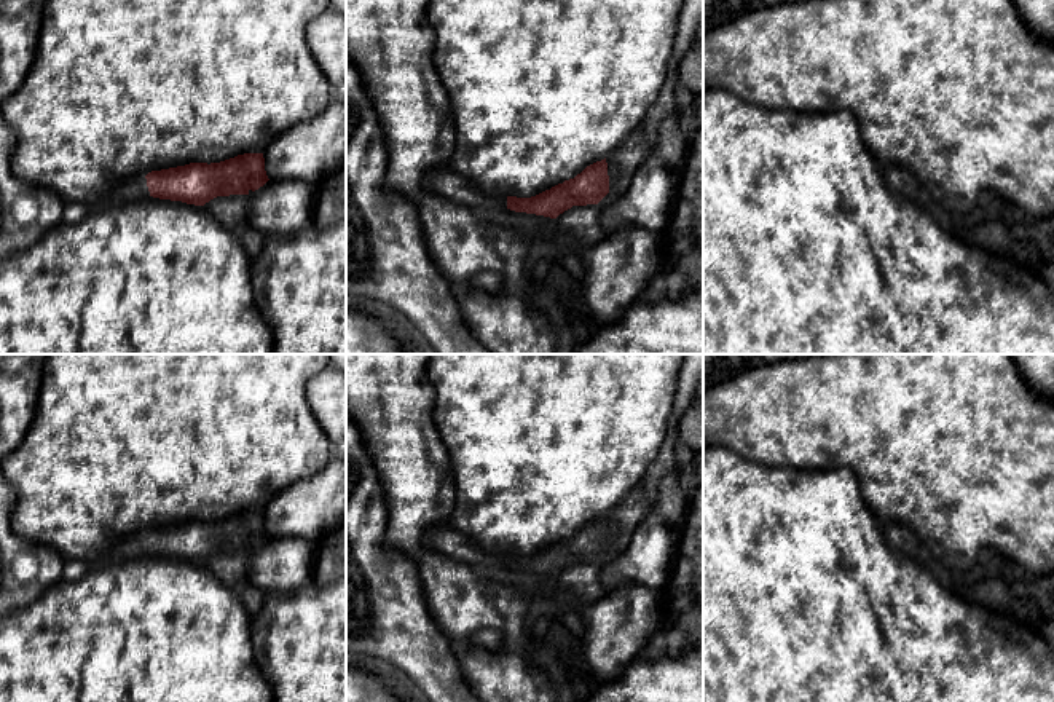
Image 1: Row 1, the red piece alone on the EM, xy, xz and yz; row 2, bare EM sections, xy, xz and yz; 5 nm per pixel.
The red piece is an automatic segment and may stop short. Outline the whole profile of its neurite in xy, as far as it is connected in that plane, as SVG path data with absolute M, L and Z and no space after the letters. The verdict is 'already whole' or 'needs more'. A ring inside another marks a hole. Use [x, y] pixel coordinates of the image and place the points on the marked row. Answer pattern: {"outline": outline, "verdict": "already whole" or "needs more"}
{"outline": "M244 153L210 164L190 163L116 183L89 212L148 196L204 206L217 196L249 195L268 180L263 153Z", "verdict": "needs more"}

